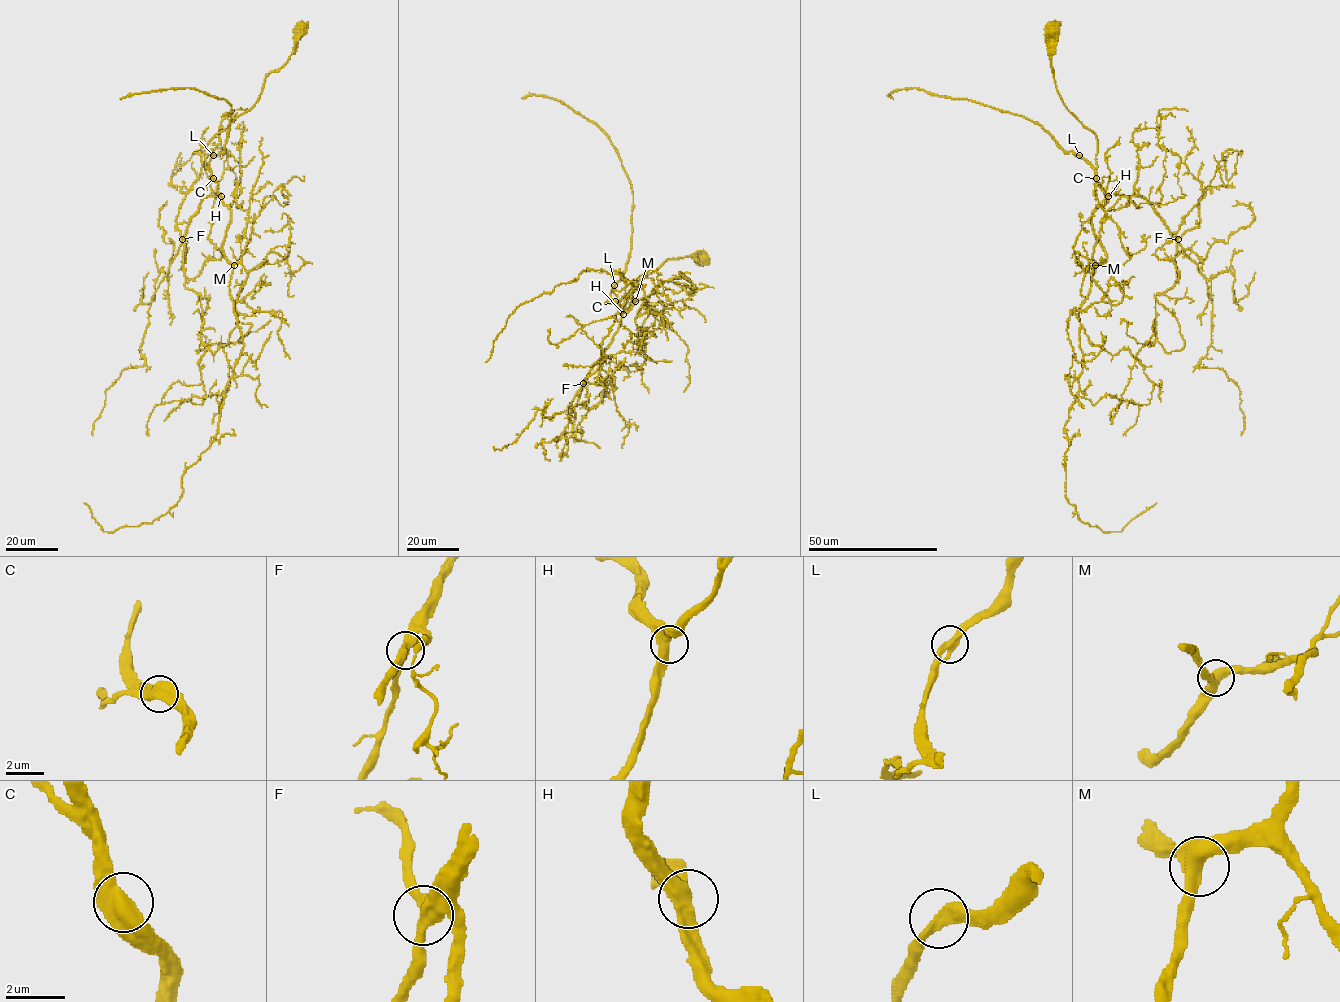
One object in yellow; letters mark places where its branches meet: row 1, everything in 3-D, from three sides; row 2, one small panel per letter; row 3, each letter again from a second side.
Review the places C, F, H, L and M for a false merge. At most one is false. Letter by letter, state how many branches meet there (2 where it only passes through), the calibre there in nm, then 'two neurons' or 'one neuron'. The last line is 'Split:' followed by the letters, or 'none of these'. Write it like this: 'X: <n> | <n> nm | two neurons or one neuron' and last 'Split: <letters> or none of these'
C: 2 | 650 nm | one neuron
F: 3 | 400 nm | one neuron
H: 3 | 440 nm | one neuron
L: 2 | 400 nm | one neuron
M: 3 | 480 nm | one neuron
Split: none of these

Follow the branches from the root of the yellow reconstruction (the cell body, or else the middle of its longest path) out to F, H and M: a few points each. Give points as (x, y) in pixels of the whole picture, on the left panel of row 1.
F: (303, 27), (297, 50), (267, 75), (258, 100), (208, 144), (206, 168), (220, 195), (202, 200), (182, 239)
H: (303, 27), (297, 50), (281, 67), (267, 75), (258, 100), (217, 133), (204, 150), (206, 168), (221, 196)
M: (303, 27), (297, 50), (267, 75), (258, 100), (204, 152), (230, 211), (222, 250), (234, 265)

